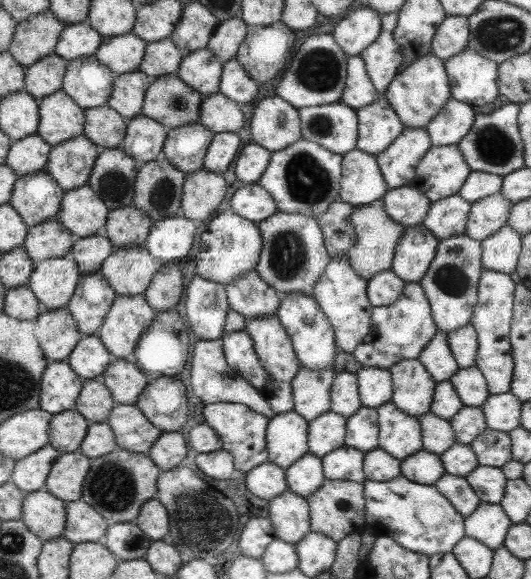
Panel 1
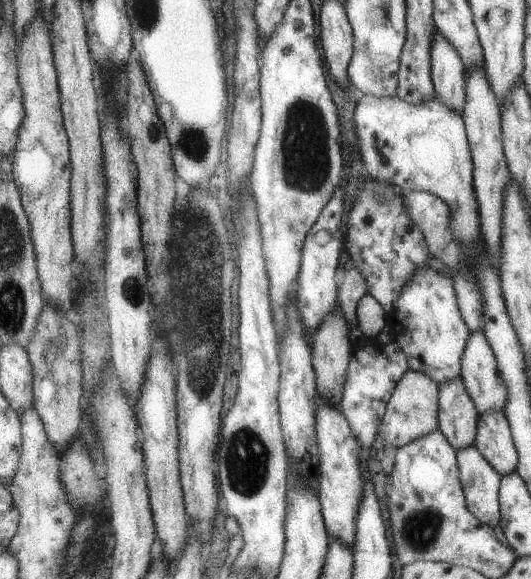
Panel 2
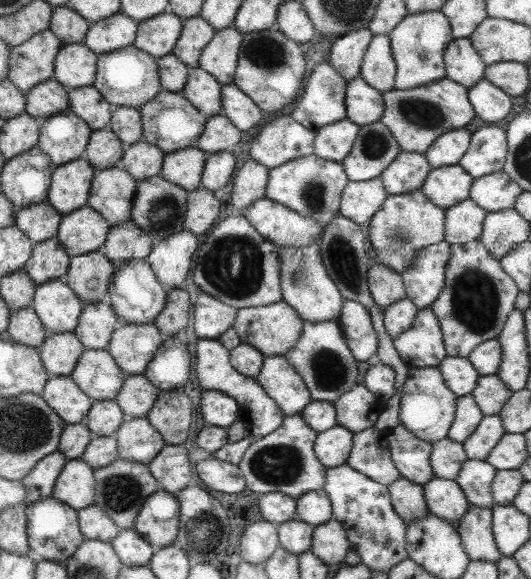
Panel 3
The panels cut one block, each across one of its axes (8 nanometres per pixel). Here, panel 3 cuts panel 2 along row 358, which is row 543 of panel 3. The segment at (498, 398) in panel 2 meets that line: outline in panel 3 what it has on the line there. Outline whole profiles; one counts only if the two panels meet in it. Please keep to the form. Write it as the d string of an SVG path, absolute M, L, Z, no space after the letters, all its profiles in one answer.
M468 504L467 512L458 520L455 529L470 560L488 560L496 563L502 557L491 533L490 509Z

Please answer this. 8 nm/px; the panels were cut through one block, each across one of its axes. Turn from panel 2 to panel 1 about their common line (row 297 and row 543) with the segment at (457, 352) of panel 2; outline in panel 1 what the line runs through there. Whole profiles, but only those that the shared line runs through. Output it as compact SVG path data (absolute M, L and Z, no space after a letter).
M399 475L385 482L365 479L364 521L375 537L387 536L407 551L426 557L451 553L464 534L464 518L434 487L420 485Z

